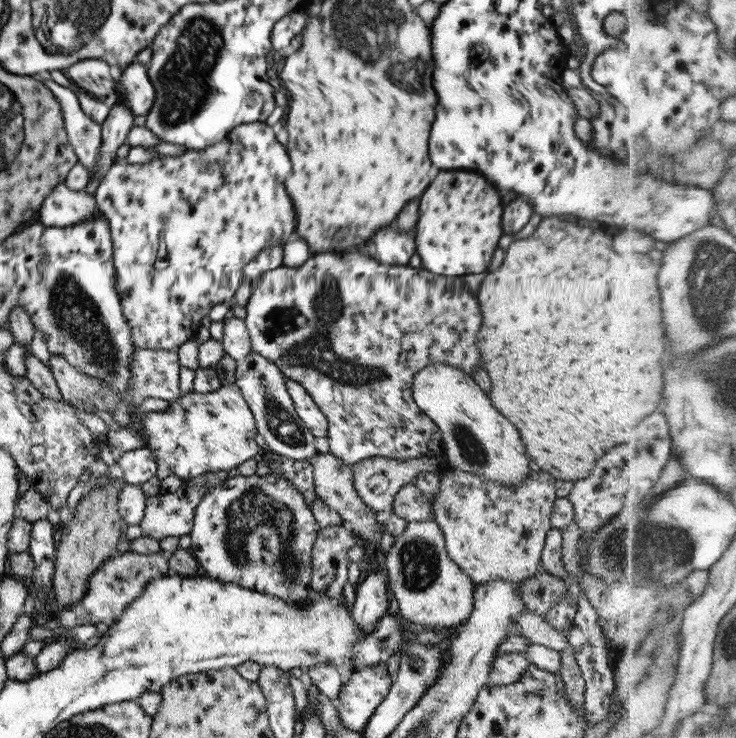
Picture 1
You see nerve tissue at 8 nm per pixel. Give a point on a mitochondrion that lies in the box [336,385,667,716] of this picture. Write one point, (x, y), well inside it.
(419, 565)

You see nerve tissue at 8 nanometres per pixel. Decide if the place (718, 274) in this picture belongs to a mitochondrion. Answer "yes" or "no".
yes

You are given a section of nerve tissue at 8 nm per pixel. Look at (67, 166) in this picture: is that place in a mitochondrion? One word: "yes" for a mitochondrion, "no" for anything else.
no

